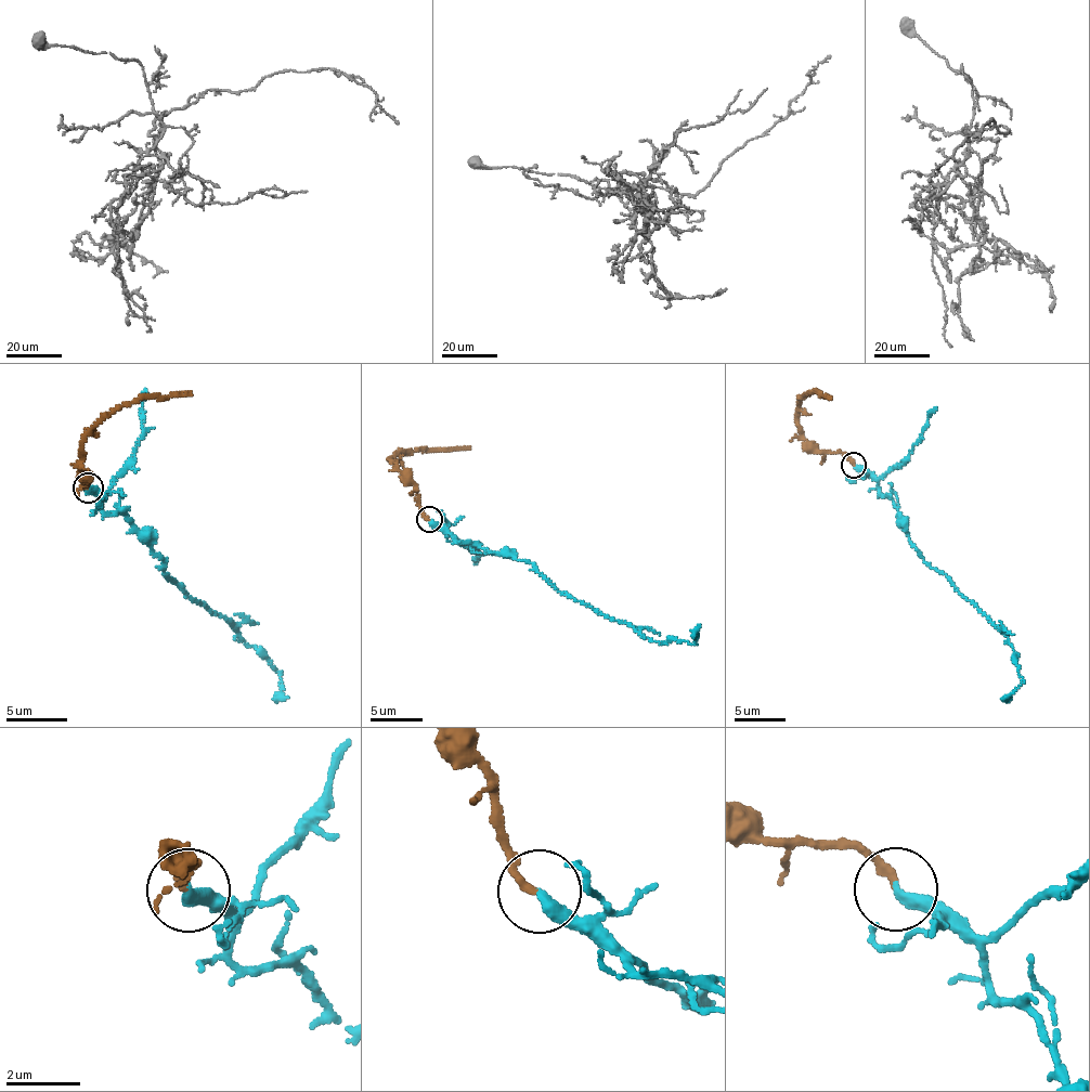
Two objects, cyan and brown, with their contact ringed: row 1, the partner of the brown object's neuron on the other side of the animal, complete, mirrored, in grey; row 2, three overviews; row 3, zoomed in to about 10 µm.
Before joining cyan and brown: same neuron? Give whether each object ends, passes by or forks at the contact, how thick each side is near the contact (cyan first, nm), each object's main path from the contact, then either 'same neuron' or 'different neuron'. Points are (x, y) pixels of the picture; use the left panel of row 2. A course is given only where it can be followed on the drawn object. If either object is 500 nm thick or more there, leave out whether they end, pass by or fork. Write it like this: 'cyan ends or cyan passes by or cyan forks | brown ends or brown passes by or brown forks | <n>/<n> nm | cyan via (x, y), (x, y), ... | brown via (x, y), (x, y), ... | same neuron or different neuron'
cyan ends | brown ends | 380/240 nm | cyan via (87, 489), (102, 501), (104, 512), (121, 510), (177, 584), (225, 620), (276, 672), (288, 697) | brown via (87, 489), (83, 477), (91, 480), (80, 467), (81, 441), (107, 416), (122, 405), (191, 391) | same neuron

